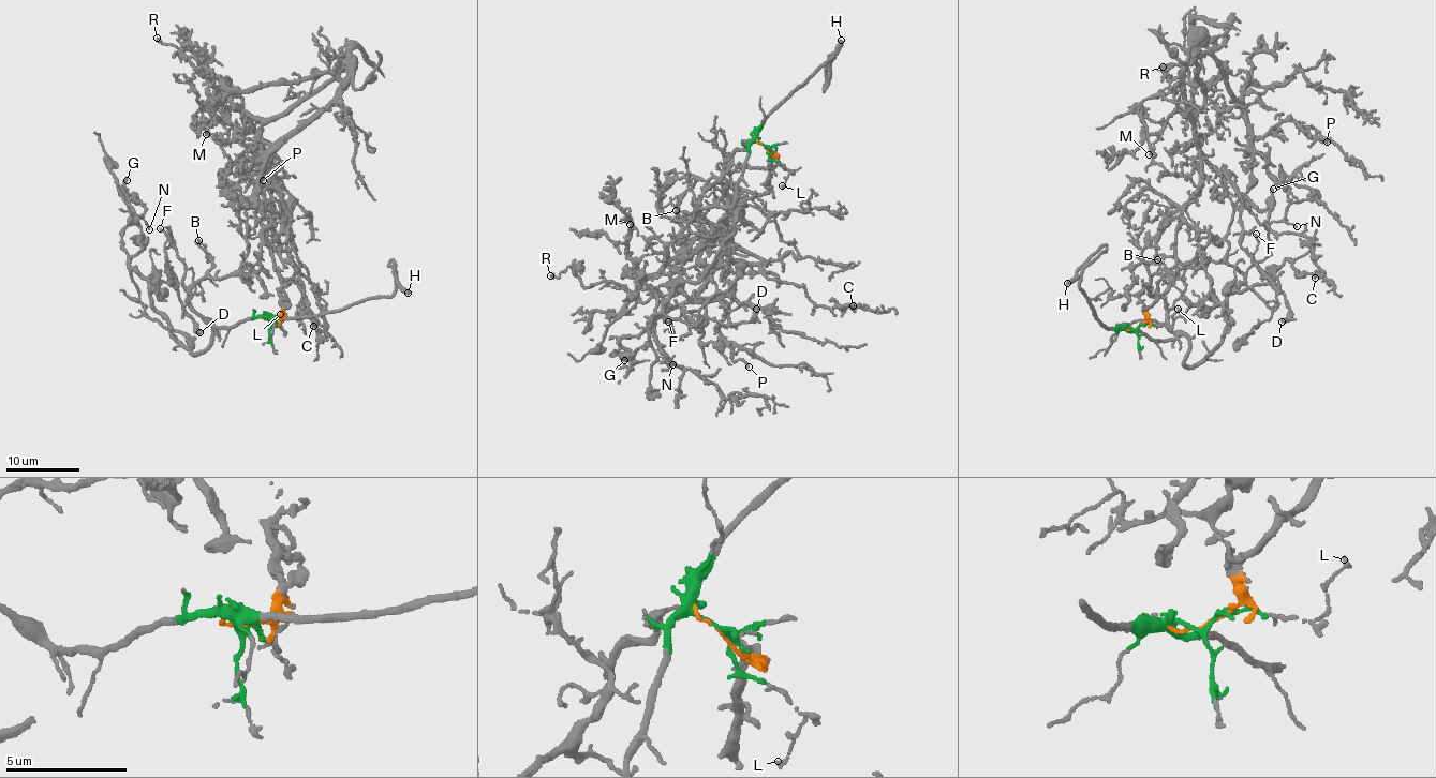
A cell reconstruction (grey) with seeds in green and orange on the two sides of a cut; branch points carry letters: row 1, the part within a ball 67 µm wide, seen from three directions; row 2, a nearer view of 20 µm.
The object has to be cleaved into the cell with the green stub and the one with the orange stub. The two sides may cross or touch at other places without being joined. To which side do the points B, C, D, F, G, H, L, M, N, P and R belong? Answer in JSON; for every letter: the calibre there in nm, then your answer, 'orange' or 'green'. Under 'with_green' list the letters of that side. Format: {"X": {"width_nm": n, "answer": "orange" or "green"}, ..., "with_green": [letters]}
{"B": {"width_nm": 130, "answer": "green"}, "C": {"width_nm": 200, "answer": "orange"}, "D": {"width_nm": 400, "answer": "green"}, "F": {"width_nm": 110, "answer": "green"}, "G": {"width_nm": 200, "answer": "green"}, "H": {"width_nm": 440, "answer": "green"}, "L": {"width_nm": 150, "answer": "green"}, "M": {"width_nm": 130, "answer": "orange"}, "N": {"width_nm": 120, "answer": "green"}, "P": {"width_nm": 180, "answer": "orange"}, "R": {"width_nm": 200, "answer": "orange"}, "with_green": ["B", "D", "F", "G", "H", "L", "N"]}

